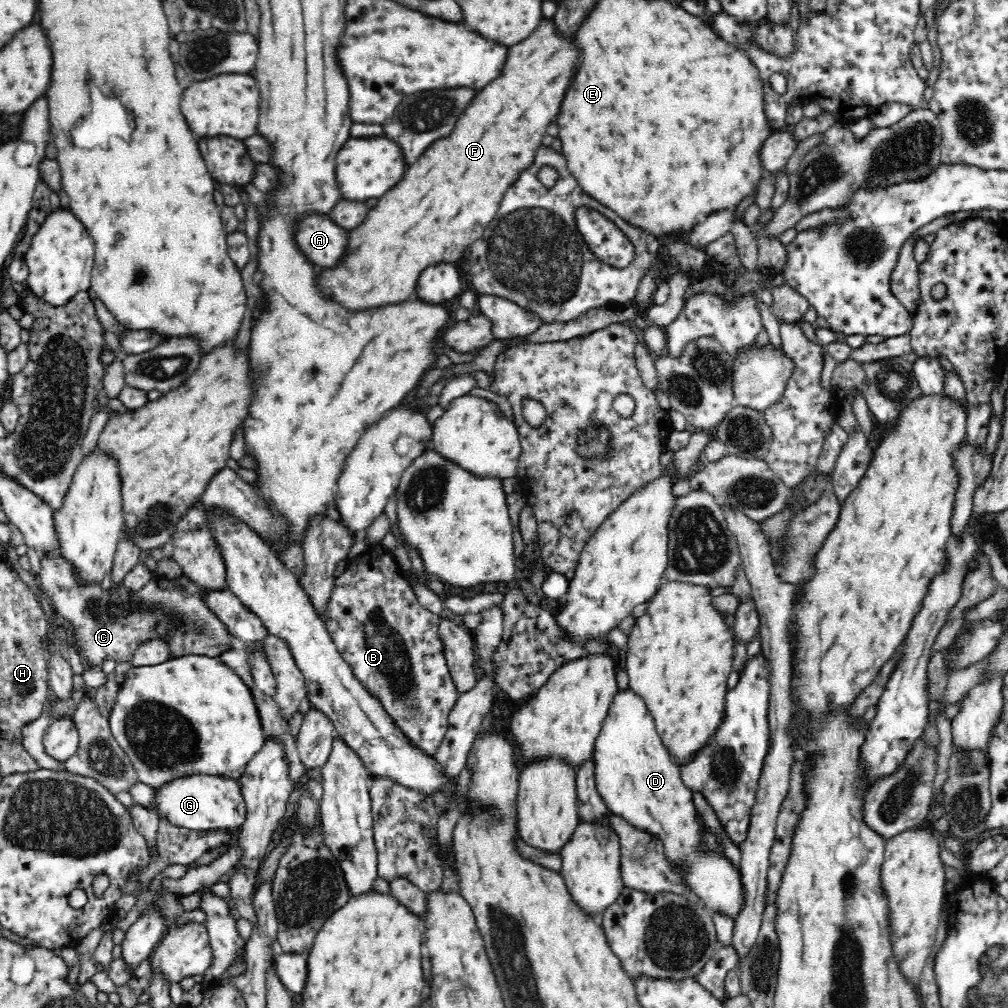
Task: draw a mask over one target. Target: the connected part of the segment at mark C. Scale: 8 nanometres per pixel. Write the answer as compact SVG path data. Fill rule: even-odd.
M40 556L40 588L50 597L56 615L63 622L70 624L74 645L79 651L85 667L102 666L106 660L114 660L117 664L131 662L134 651L148 641L162 641L167 644L170 657L207 656L220 660L220 656L228 650L241 650L244 644L228 631L226 623L218 617L218 613L210 610L204 602L205 589L192 582L182 574L174 578L155 576L139 589L132 590L122 583L112 584L110 590L102 588L102 582L84 583L78 569L62 556Z

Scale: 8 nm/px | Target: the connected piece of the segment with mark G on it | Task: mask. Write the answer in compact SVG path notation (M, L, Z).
M196 775L188 778L174 780L166 784L164 788L156 790L156 807L160 809L160 815L172 824L190 830L201 830L202 832L214 832L221 830L222 835L233 837L240 832L242 824L246 820L246 801L242 796L242 791L238 782L220 776Z

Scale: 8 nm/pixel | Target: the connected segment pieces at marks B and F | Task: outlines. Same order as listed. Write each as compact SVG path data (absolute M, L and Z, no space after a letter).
M368 548L358 558L349 560L345 571L335 578L321 617L338 652L365 691L384 707L393 726L401 731L413 748L433 757L448 732L448 716L462 694L452 679L444 646L438 639L437 630L442 618L420 605L414 585L408 582L392 554L384 552L384 570L378 564L380 562L374 562L374 556L368 554Z
M543 20L540 28L528 36L526 40L522 40L514 46L507 47L507 56L505 58L503 67L498 76L494 77L488 84L481 88L474 99L468 104L467 108L461 114L458 122L456 122L454 131L444 139L434 141L430 147L420 156L418 160L414 161L405 172L403 179L392 190L386 191L376 202L374 208L368 209L364 220L357 224L353 229L347 229L347 245L343 255L339 261L331 267L316 267L313 282L319 290L319 294L325 300L333 300L337 306L341 306L350 312L360 312L380 305L388 303L397 303L406 299L412 298L416 295L416 284L420 278L422 270L438 263L455 263L460 260L460 256L468 250L468 244L476 242L484 233L484 230L489 226L492 220L495 219L495 213L500 208L500 202L504 200L504 194L508 188L514 186L516 180L520 178L520 174L524 170L528 170L536 157L536 152L542 146L542 138L546 134L546 127L555 120L557 112L559 111L562 96L564 96L566 86L568 86L568 72L572 72L572 56L576 56L576 52L570 48L570 38L564 42L562 38L557 36L554 32L553 20Z

